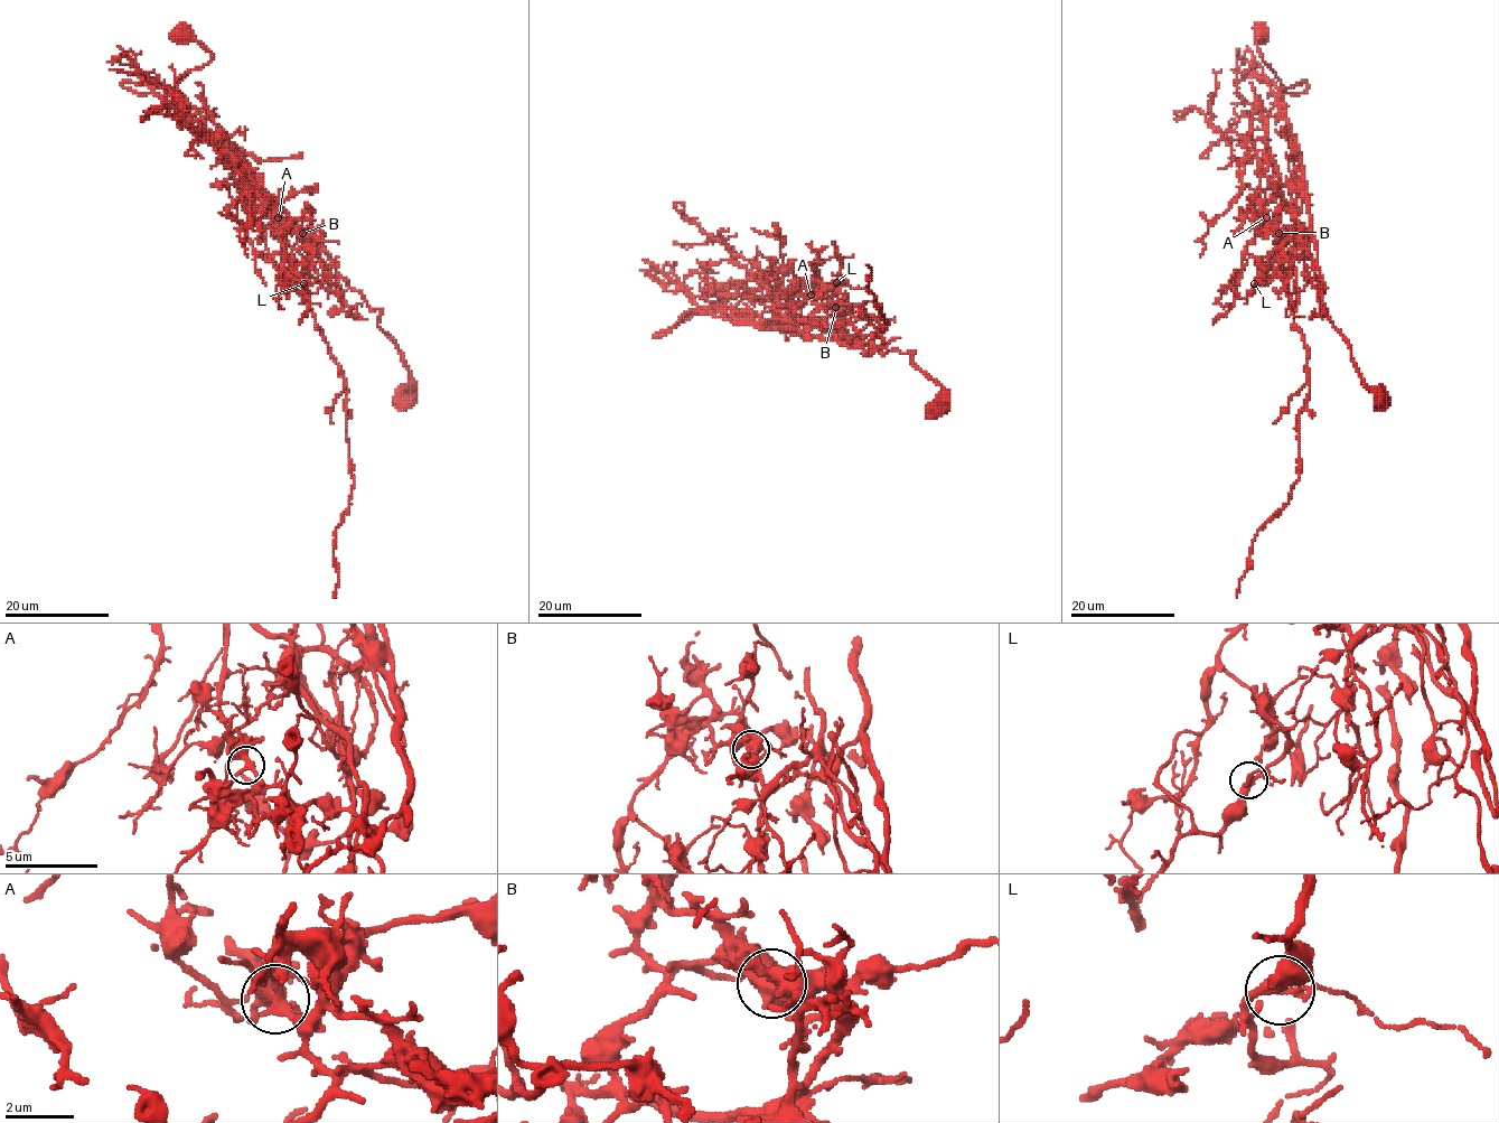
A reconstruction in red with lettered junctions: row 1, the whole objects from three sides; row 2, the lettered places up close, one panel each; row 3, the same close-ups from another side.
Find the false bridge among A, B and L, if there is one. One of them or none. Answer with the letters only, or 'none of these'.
B

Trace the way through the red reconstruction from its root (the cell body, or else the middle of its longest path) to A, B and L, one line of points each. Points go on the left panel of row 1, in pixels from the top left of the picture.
A: (405, 398), (409, 371), (378, 325), (381, 312), (302, 230), (308, 244), (278, 217)
B: (405, 398), (409, 371), (378, 325), (381, 312), (302, 233)
L: (405, 398), (409, 371), (378, 325), (381, 312), (302, 230), (315, 251), (311, 267), (300, 275), (303, 283)

